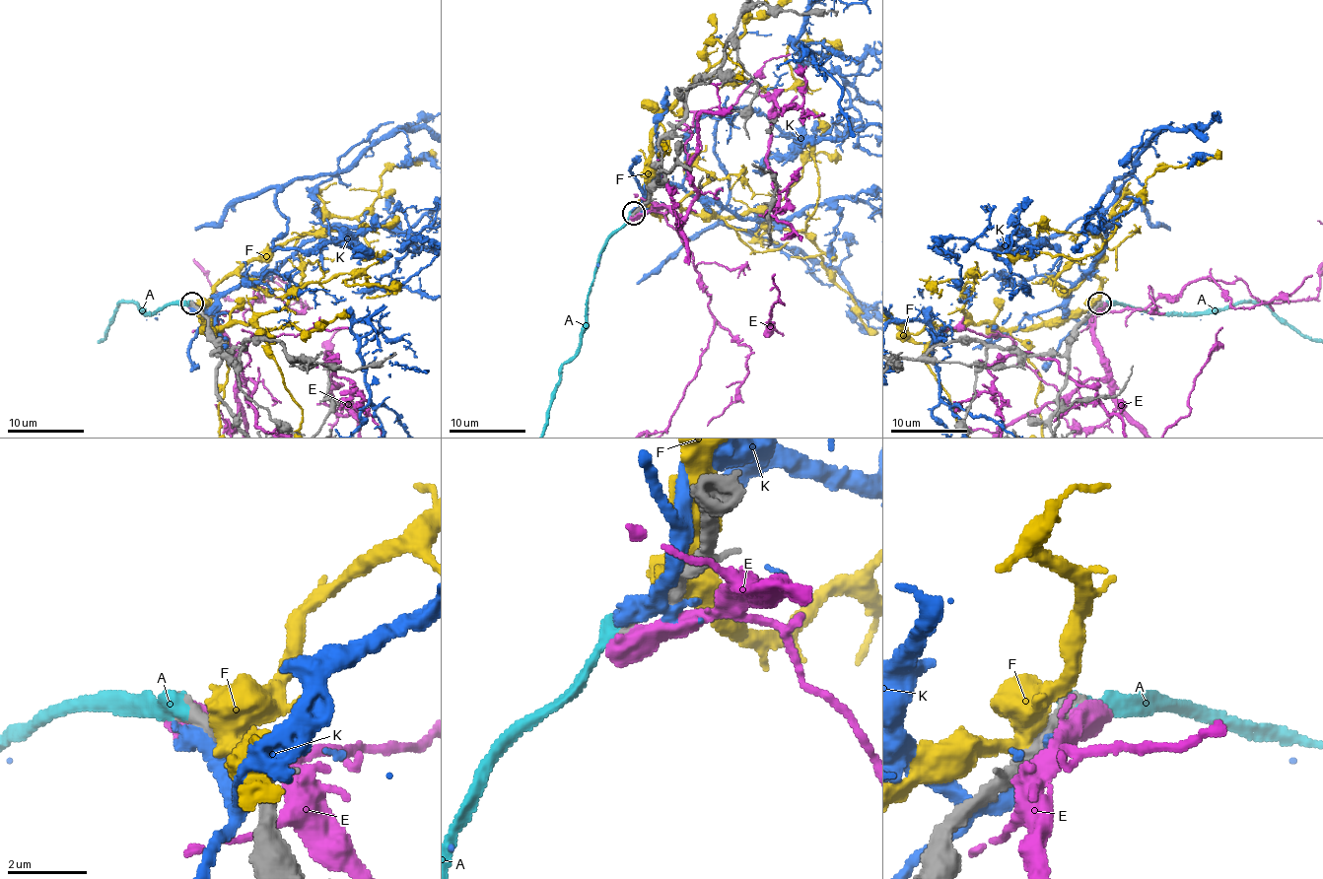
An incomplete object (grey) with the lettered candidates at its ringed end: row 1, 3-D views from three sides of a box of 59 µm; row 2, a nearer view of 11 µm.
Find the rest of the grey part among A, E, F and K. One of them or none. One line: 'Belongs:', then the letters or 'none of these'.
Belongs: A

